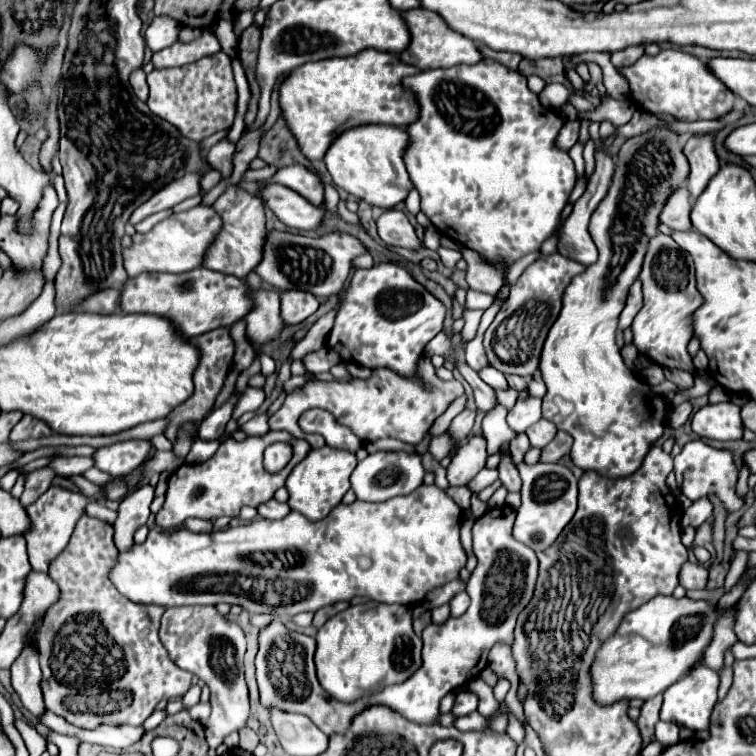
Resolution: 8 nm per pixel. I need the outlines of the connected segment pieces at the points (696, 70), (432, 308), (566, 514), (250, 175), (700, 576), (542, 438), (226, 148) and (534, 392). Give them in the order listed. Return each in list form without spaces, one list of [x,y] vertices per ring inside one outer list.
[[[662,49],[658,55],[642,55],[634,65],[620,67],[618,73],[628,81],[630,97],[636,109],[646,111],[650,115],[672,115],[676,121],[700,121],[700,119],[716,119],[732,109],[736,95],[728,91],[704,65],[702,59],[694,55]]]
[[[380,263],[374,265],[372,269],[356,269],[346,289],[342,307],[336,315],[334,329],[330,331],[328,347],[334,349],[344,361],[352,361],[368,369],[388,367],[402,377],[414,379],[418,361],[424,355],[424,347],[430,339],[434,339],[442,331],[444,317],[446,317],[446,307],[434,295],[430,295],[420,283],[416,283],[404,267],[396,263]]]
[[[516,463],[516,467],[522,477],[522,505],[516,511],[514,537],[534,551],[544,551],[556,541],[556,537],[576,513],[578,479],[566,465],[560,463]]]
[[[266,165],[264,169],[258,169],[258,171],[246,171],[246,179],[248,181],[266,181],[266,179],[270,179],[270,175],[274,175],[278,169],[276,167],[272,167],[272,165]]]
[[[684,563],[680,571],[680,585],[684,589],[704,589],[708,581],[708,569],[704,569],[700,563]]]
[[[540,419],[526,431],[526,435],[528,435],[532,447],[546,447],[554,439],[556,427],[552,423],[548,423],[546,419]]]
[[[222,139],[206,155],[208,163],[212,163],[212,167],[222,173],[222,179],[228,179],[232,175],[232,153],[234,153],[234,143]]]
[[[540,371],[534,373],[534,377],[532,377],[532,381],[528,383],[526,391],[528,391],[532,397],[544,397],[544,395],[546,395],[546,385],[544,385],[544,381],[542,381]]]

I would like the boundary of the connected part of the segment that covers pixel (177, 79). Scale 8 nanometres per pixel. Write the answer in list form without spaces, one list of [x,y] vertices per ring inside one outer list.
[[[218,51],[214,55],[202,57],[194,63],[174,67],[174,69],[162,69],[152,71],[148,75],[150,85],[150,97],[148,107],[154,115],[162,117],[164,121],[178,127],[188,139],[202,141],[210,137],[214,131],[228,129],[236,115],[236,83],[232,75],[230,57],[224,51]]]

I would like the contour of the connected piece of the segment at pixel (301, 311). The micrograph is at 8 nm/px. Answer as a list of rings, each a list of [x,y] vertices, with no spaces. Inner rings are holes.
[[[284,291],[280,293],[280,307],[282,307],[282,319],[288,325],[302,323],[306,317],[310,317],[318,309],[318,299],[314,295],[308,295],[306,291]]]

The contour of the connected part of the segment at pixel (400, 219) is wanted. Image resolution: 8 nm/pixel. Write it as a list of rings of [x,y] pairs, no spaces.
[[[388,209],[376,219],[378,237],[388,245],[400,245],[408,249],[418,249],[420,241],[406,217],[400,209]]]

